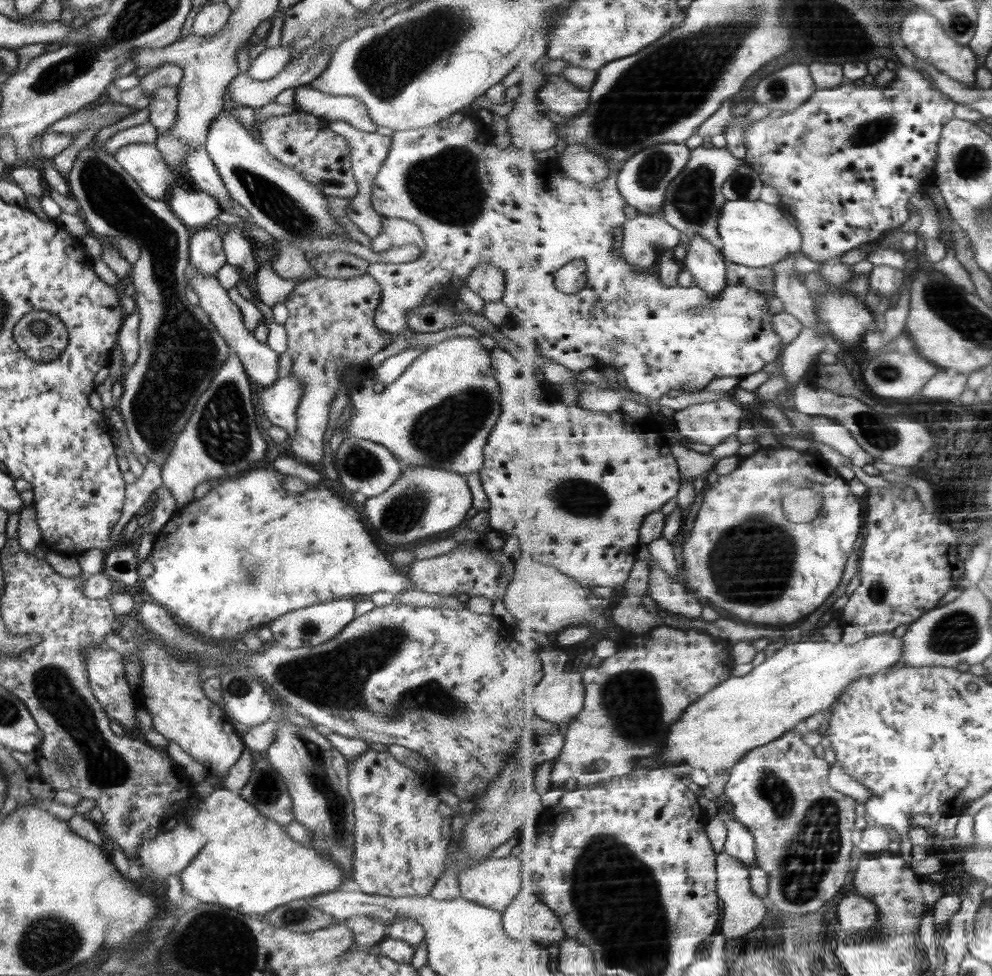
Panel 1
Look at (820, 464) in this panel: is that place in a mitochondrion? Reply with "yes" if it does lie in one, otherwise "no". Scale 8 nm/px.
no

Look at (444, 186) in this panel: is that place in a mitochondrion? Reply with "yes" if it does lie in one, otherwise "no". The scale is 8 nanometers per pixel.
yes

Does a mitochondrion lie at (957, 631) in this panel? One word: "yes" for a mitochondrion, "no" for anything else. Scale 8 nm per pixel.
yes

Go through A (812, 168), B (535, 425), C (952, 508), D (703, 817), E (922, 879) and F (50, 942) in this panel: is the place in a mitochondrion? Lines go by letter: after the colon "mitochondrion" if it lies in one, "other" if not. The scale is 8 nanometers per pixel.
A: other
B: other
C: mitochondrion
D: other
E: other
F: mitochondrion

